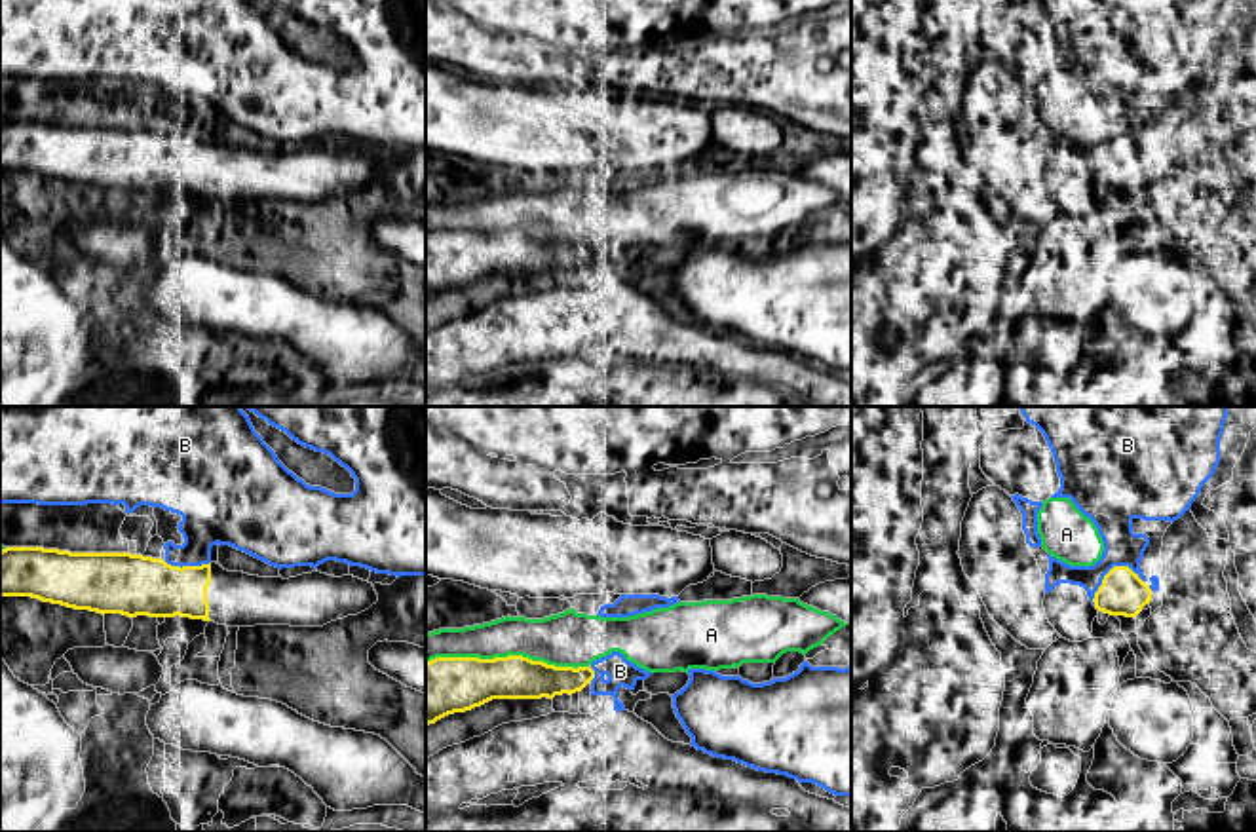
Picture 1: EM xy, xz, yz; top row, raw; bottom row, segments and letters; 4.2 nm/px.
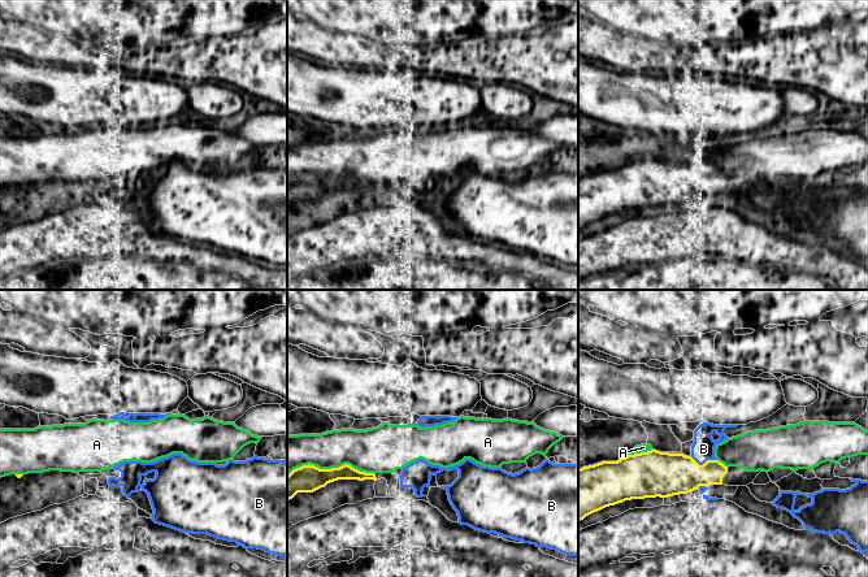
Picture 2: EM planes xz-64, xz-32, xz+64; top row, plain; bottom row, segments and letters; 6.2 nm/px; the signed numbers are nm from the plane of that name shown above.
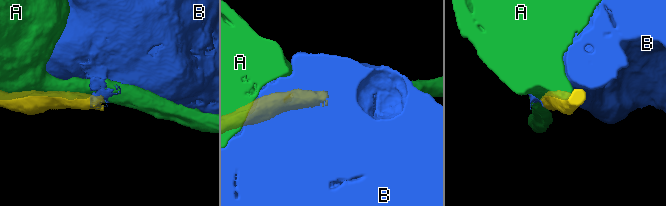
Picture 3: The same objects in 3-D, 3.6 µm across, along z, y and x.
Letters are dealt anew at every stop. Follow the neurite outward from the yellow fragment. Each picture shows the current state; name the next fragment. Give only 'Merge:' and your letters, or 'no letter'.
Merge: no letter

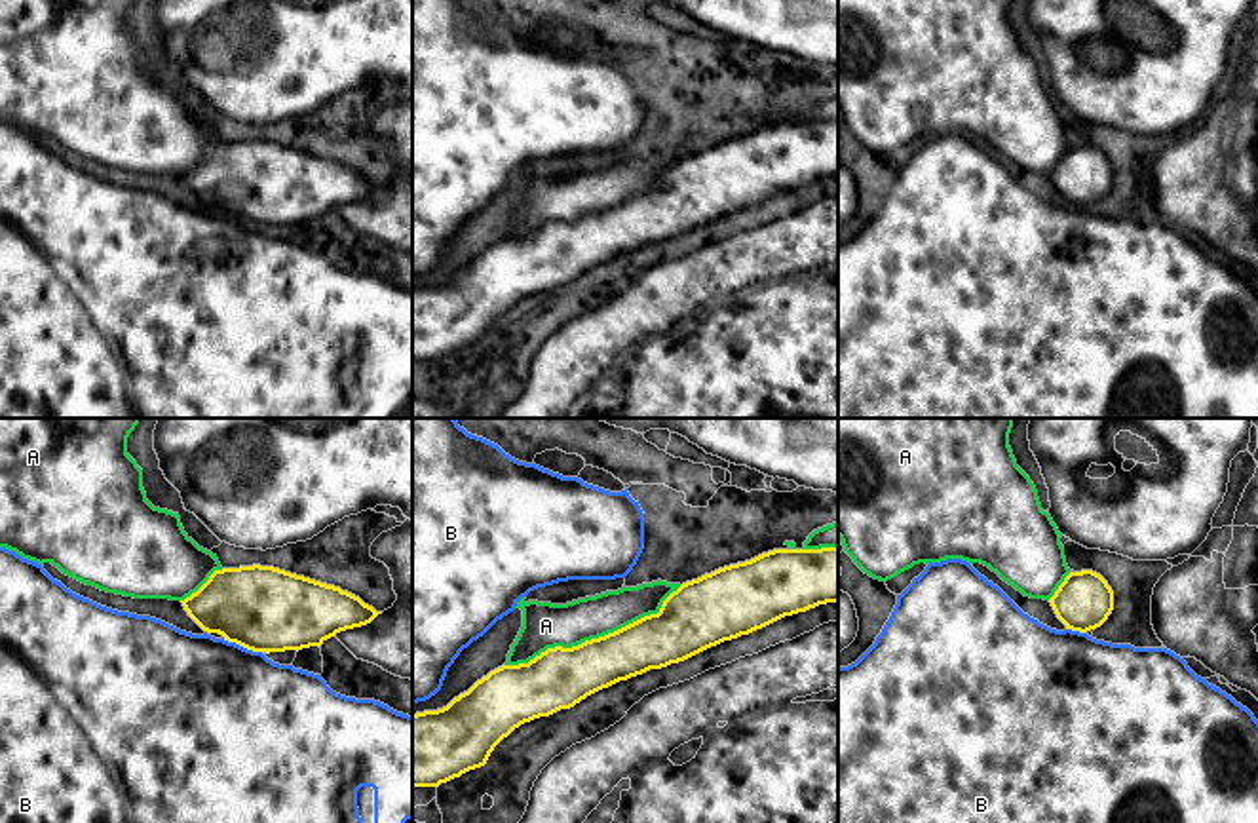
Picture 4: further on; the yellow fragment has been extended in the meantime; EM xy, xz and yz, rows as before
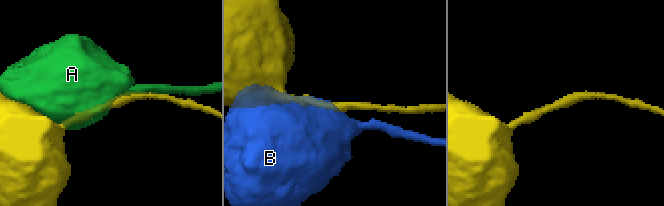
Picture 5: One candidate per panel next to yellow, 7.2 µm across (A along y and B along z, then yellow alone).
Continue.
Merge: no letter

